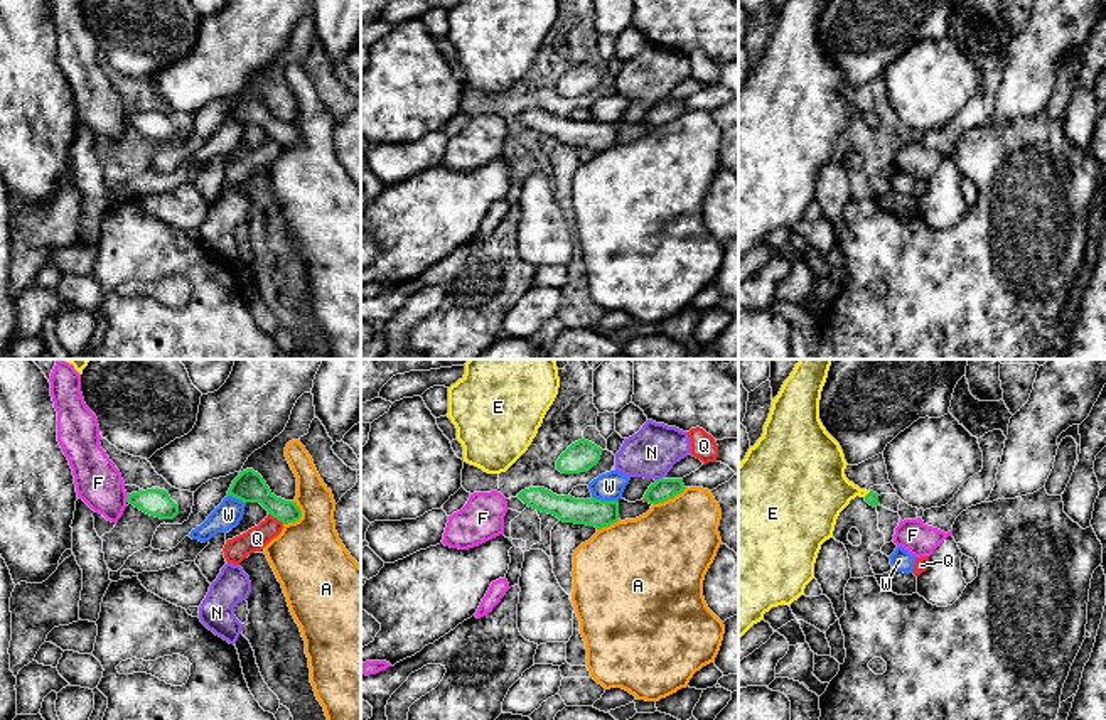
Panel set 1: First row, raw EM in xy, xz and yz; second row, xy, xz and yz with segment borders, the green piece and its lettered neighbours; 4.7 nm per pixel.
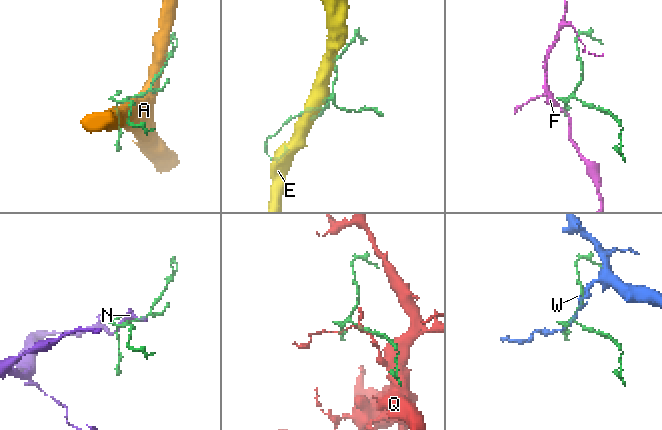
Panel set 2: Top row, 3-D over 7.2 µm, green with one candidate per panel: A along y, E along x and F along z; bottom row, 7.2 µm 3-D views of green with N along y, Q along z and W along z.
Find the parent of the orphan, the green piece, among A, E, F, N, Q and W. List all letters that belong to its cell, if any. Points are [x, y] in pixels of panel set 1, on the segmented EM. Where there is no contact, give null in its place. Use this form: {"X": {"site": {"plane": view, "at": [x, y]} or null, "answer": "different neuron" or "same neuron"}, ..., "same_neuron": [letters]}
{"A": {"site": {"plane": "xy", "at": [299, 518]}, "answer": "different neuron"}, "E": {"site": {"plane": "yz", "at": [869, 493]}, "answer": "same neuron"}, "F": {"site": {"plane": "xy", "at": [127, 498]}, "answer": "different neuron"}, "N": {"site": {"plane": "xz", "at": [658, 479]}, "answer": "different neuron"}, "Q": {"site": {"plane": "xy", "at": [277, 518]}, "answer": "different neuron"}, "W": {"site": {"plane": "xz", "at": [606, 501]}, "answer": "different neuron"}, "same_neuron": ["E"]}

